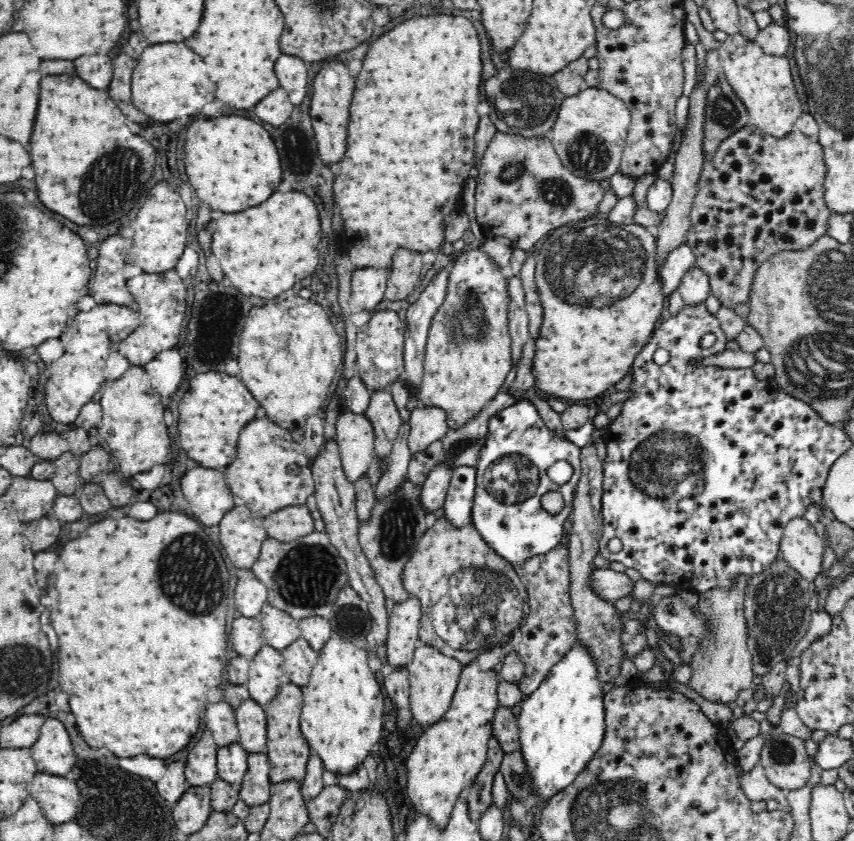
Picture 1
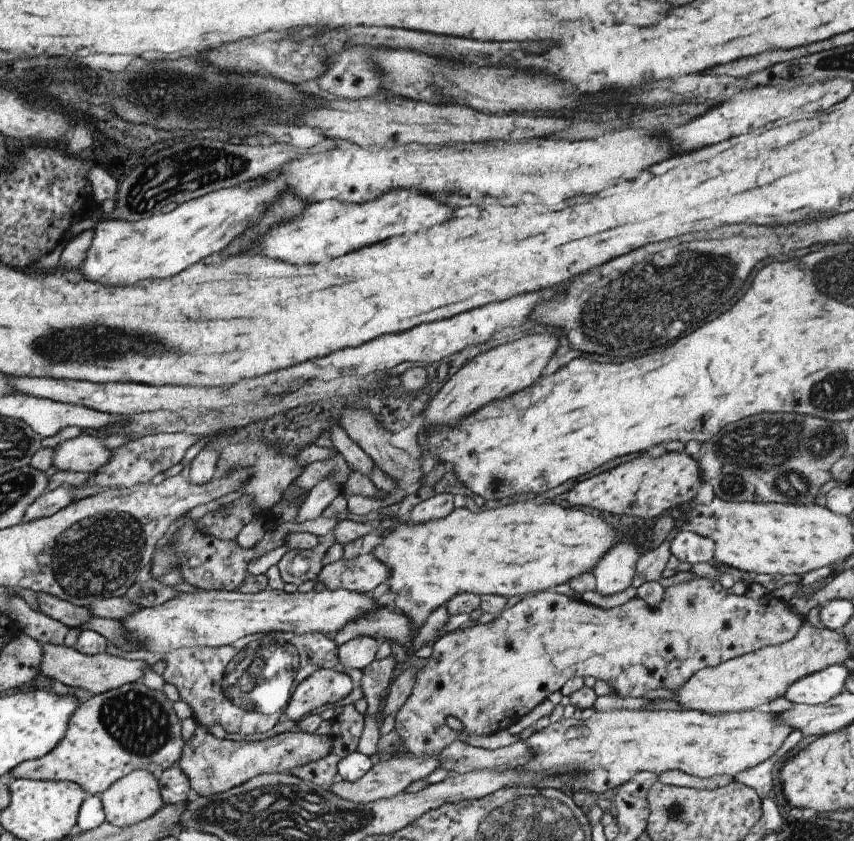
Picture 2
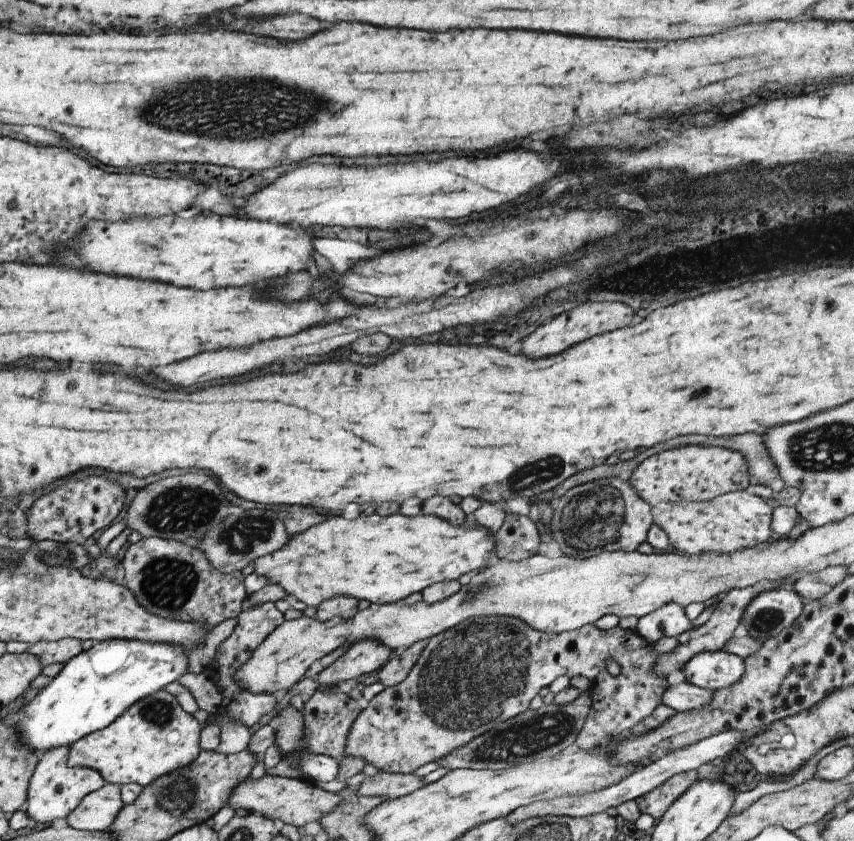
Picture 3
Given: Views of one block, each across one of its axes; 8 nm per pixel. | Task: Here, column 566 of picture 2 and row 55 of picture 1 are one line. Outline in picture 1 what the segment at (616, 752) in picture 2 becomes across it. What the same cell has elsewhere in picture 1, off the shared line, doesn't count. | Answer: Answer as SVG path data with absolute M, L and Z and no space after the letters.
M742 33L728 35L716 49L725 79L747 108L750 124L778 139L786 136L803 114L788 57L764 54L758 43Z

